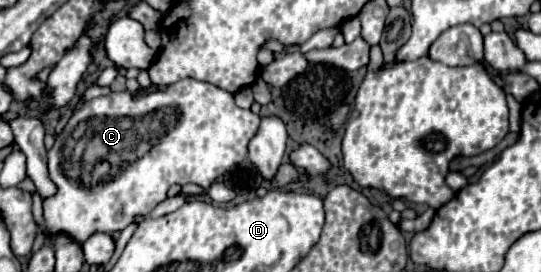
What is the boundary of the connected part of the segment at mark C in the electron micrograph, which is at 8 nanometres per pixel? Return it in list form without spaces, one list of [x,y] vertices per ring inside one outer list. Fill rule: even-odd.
[[[184,78],[166,90],[154,90],[144,94],[130,94],[128,90],[108,96],[98,96],[72,114],[62,134],[56,136],[52,150],[48,152],[50,178],[58,186],[58,192],[44,200],[44,234],[50,238],[56,232],[70,234],[76,242],[84,242],[94,232],[120,232],[136,216],[148,214],[160,202],[166,200],[166,192],[172,184],[194,182],[202,188],[222,178],[234,167],[240,166],[248,154],[248,142],[258,130],[260,116],[252,110],[238,108],[234,96],[210,82]]]

